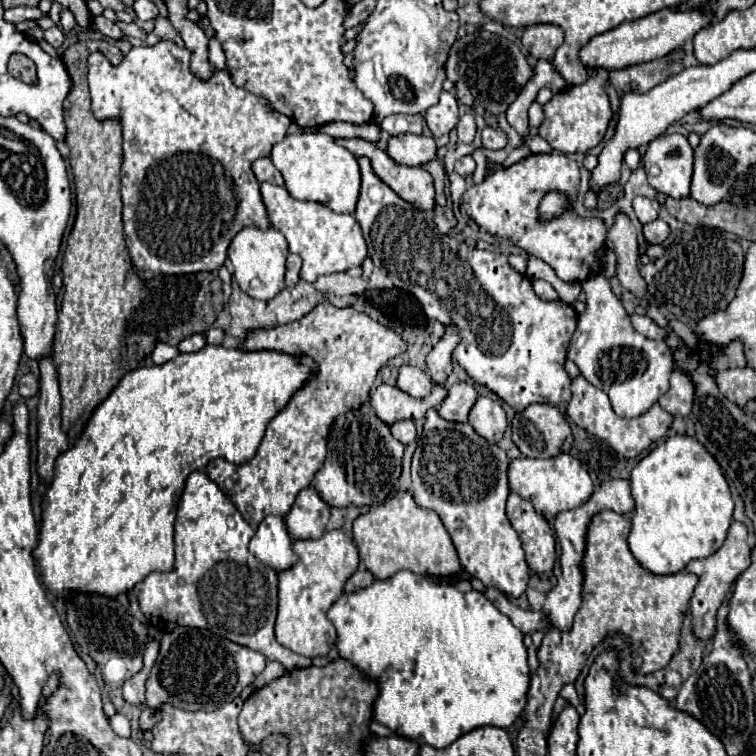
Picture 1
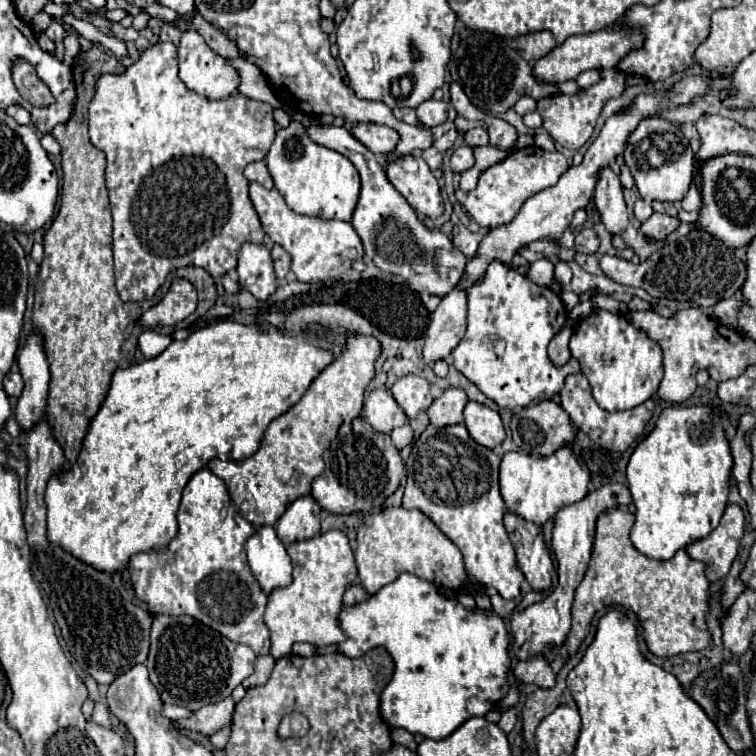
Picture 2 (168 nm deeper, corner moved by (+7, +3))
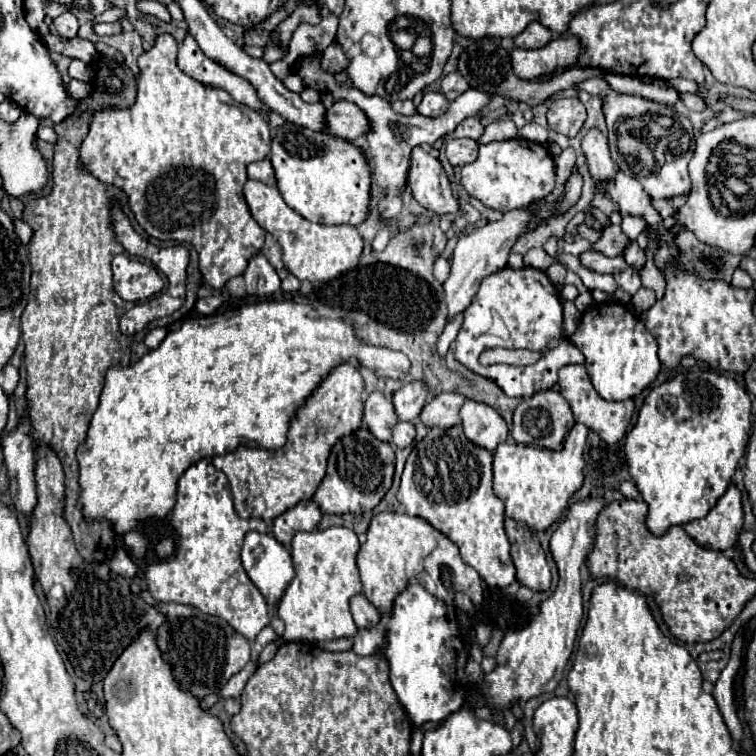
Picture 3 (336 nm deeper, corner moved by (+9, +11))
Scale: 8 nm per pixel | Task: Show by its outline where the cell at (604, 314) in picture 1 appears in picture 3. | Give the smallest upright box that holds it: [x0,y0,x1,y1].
[571,303,661,401]

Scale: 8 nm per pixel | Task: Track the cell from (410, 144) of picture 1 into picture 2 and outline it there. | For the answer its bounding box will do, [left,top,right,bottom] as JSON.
[351,123,399,155]

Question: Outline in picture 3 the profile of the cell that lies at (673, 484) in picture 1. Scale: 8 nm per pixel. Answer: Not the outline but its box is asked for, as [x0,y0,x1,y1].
[625,365,751,537]

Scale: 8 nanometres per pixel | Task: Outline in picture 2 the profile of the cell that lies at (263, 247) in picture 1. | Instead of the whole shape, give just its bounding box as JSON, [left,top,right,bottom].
[237,245,277,301]

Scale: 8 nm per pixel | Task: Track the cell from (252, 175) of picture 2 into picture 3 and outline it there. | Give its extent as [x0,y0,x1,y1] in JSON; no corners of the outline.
[247,157,275,185]

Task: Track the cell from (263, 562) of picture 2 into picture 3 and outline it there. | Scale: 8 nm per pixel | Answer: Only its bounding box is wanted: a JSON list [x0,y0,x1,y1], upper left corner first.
[241,531,295,605]

